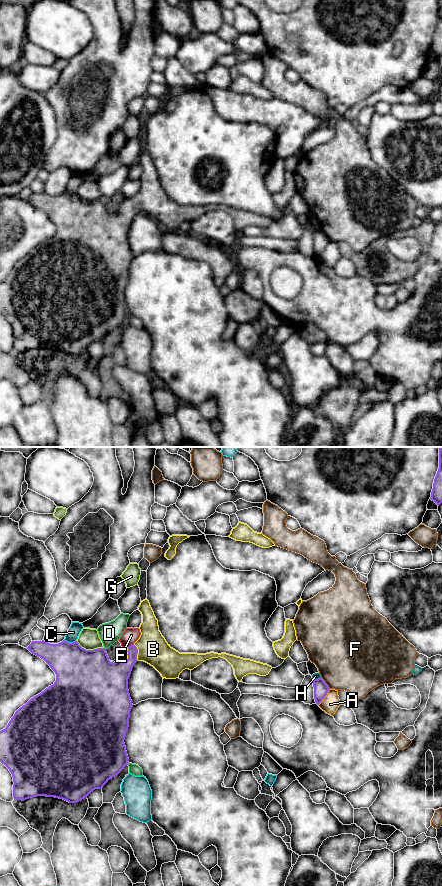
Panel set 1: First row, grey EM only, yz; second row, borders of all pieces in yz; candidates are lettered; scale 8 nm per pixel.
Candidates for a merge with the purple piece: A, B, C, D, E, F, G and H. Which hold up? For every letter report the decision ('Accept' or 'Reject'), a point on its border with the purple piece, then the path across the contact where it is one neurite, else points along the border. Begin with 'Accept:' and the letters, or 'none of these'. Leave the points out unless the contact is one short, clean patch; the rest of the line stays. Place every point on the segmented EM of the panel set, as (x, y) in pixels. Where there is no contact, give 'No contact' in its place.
Accept: B
A: Reject. Touches purple at yz (324, 697)
B: Accept. Touches purple at yz (137, 652)
C: Reject. Touches purple at yz (70, 643)
D: Reject. Touches purple at yz (128, 762)
E: Reject. Touches purple at yz (131, 645)
F: Reject. Touches purple at yz (325, 683)
G: Reject. Touches purple at yz (90, 650)
H: Reject. Touches purple at yz (318, 678)

